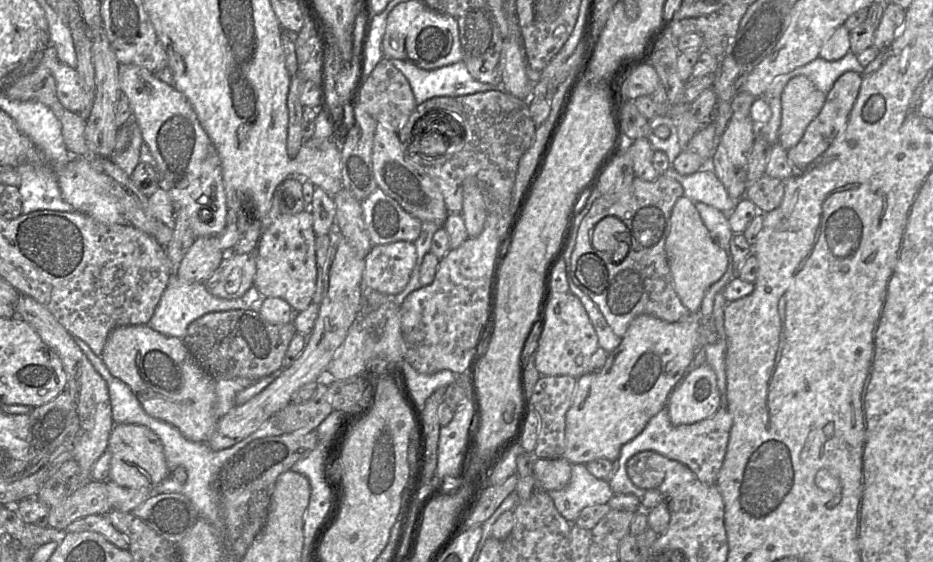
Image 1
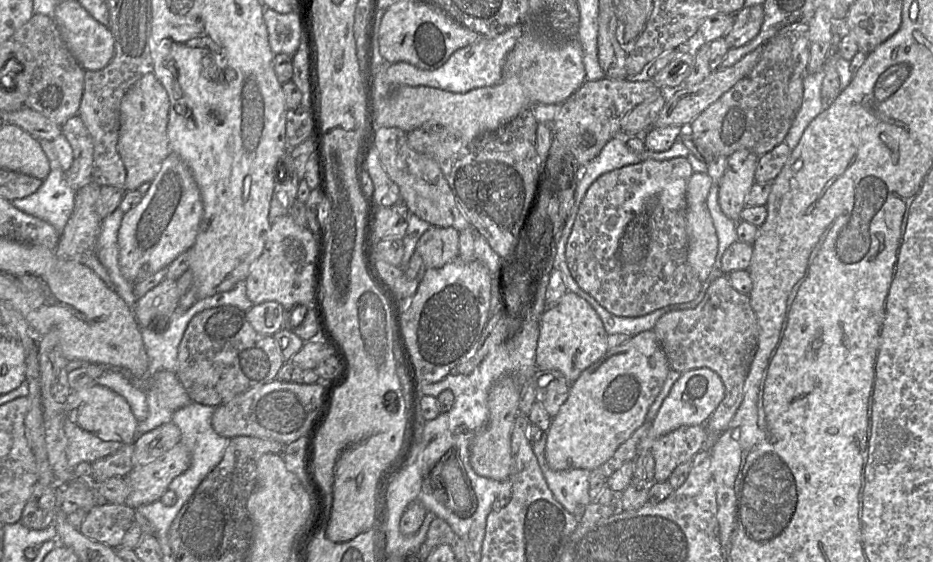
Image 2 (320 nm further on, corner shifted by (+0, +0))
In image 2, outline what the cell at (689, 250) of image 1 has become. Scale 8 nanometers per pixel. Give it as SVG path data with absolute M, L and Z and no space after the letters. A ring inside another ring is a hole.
M693 172L686 187L688 263L701 282L708 278L718 251L717 234L707 207L712 184L708 173Z

